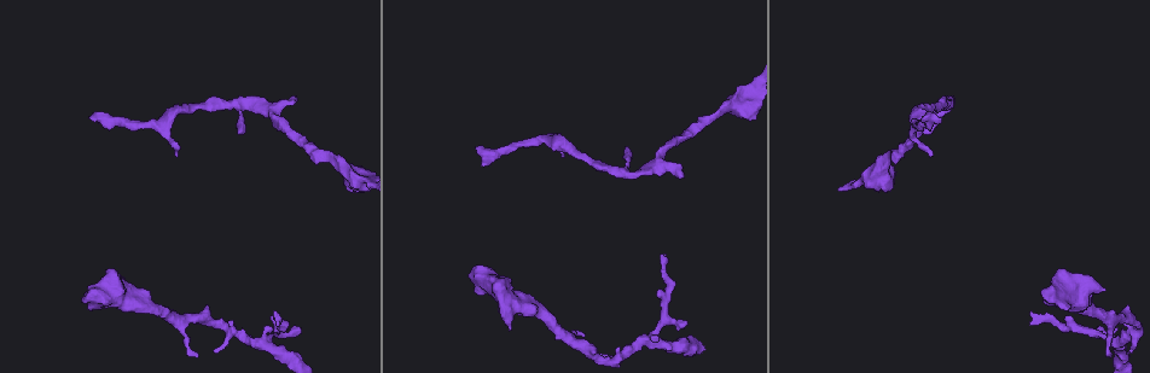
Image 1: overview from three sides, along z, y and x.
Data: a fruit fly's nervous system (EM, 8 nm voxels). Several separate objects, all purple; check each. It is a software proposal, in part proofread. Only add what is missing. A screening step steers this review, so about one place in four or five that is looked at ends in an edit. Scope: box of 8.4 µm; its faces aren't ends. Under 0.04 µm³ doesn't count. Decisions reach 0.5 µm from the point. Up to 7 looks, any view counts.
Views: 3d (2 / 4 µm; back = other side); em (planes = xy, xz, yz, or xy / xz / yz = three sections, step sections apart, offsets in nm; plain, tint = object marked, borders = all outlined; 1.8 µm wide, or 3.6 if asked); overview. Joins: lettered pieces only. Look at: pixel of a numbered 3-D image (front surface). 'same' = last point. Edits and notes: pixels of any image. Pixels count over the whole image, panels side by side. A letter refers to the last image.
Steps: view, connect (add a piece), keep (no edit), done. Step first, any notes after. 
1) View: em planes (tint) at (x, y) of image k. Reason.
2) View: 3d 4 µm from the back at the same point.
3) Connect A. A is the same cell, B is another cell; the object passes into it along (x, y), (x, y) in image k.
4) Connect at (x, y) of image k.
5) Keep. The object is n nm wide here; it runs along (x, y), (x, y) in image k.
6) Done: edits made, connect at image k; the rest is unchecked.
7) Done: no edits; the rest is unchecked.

View: em planes (tint) at (475, 147) of image 1. Free end.

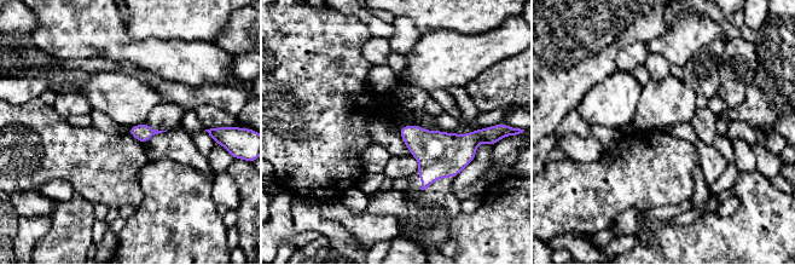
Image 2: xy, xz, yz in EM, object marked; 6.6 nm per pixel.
View: em planes (borders) at the same point.

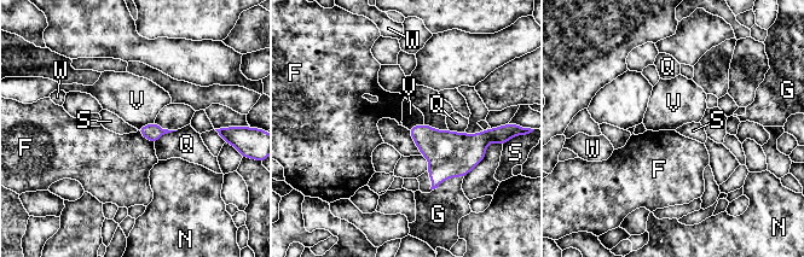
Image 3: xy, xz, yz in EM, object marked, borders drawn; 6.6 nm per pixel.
Connect G. G is the same cell, F, N, Q, S, V and W are other cells; the object passes into it along (450, 153), (450, 177), (438, 212) in image 3; the neuron continues.

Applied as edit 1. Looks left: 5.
View: overview.

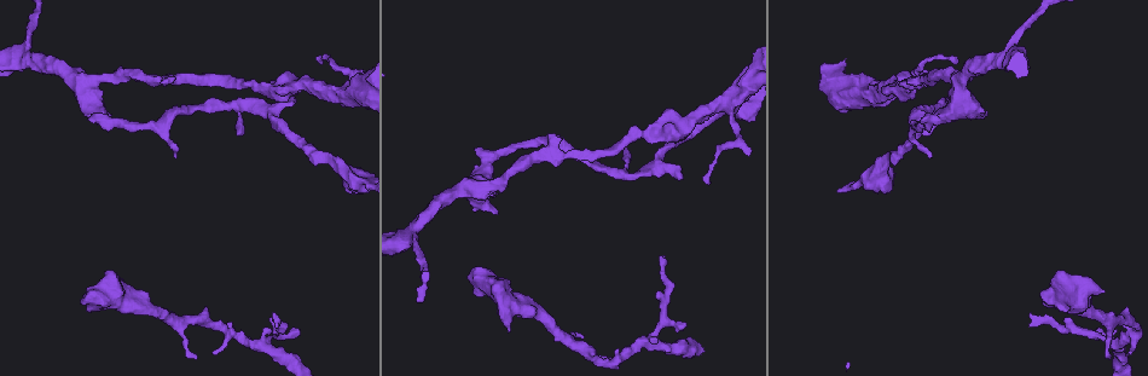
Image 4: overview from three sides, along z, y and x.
View: 3d 2 µm at (1104, 290) of image 4. Branch stops here.

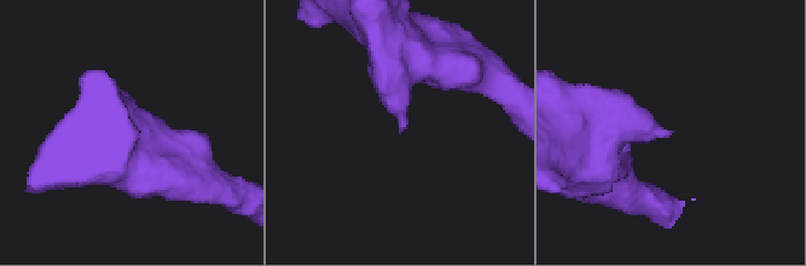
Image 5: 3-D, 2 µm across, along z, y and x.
View: em planes (borders) at (670, 133) of image 5.

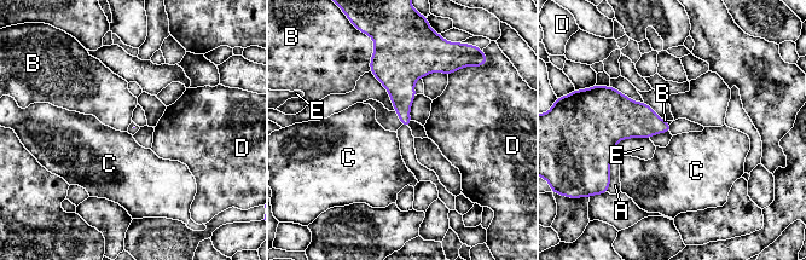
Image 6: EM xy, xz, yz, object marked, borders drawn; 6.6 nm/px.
Keep. A, B, C, D and E are other cells; none of them fits.

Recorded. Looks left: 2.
View: em planes (borders) at (1031, 325) of image 4. Thin end.

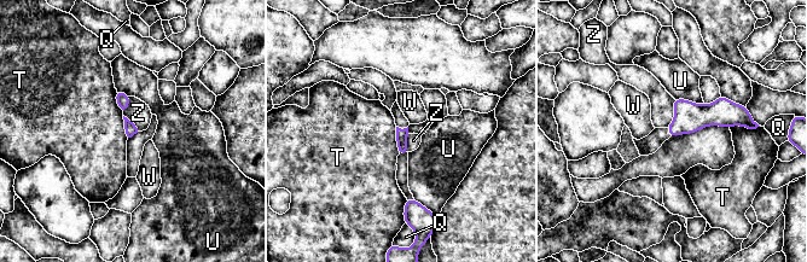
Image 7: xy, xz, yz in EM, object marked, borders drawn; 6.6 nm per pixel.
Keep. Q, T, U, W and Z are other cells; none of them fits.

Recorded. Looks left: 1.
Done: edits made, connect at image 3; the rest is unchecked.

